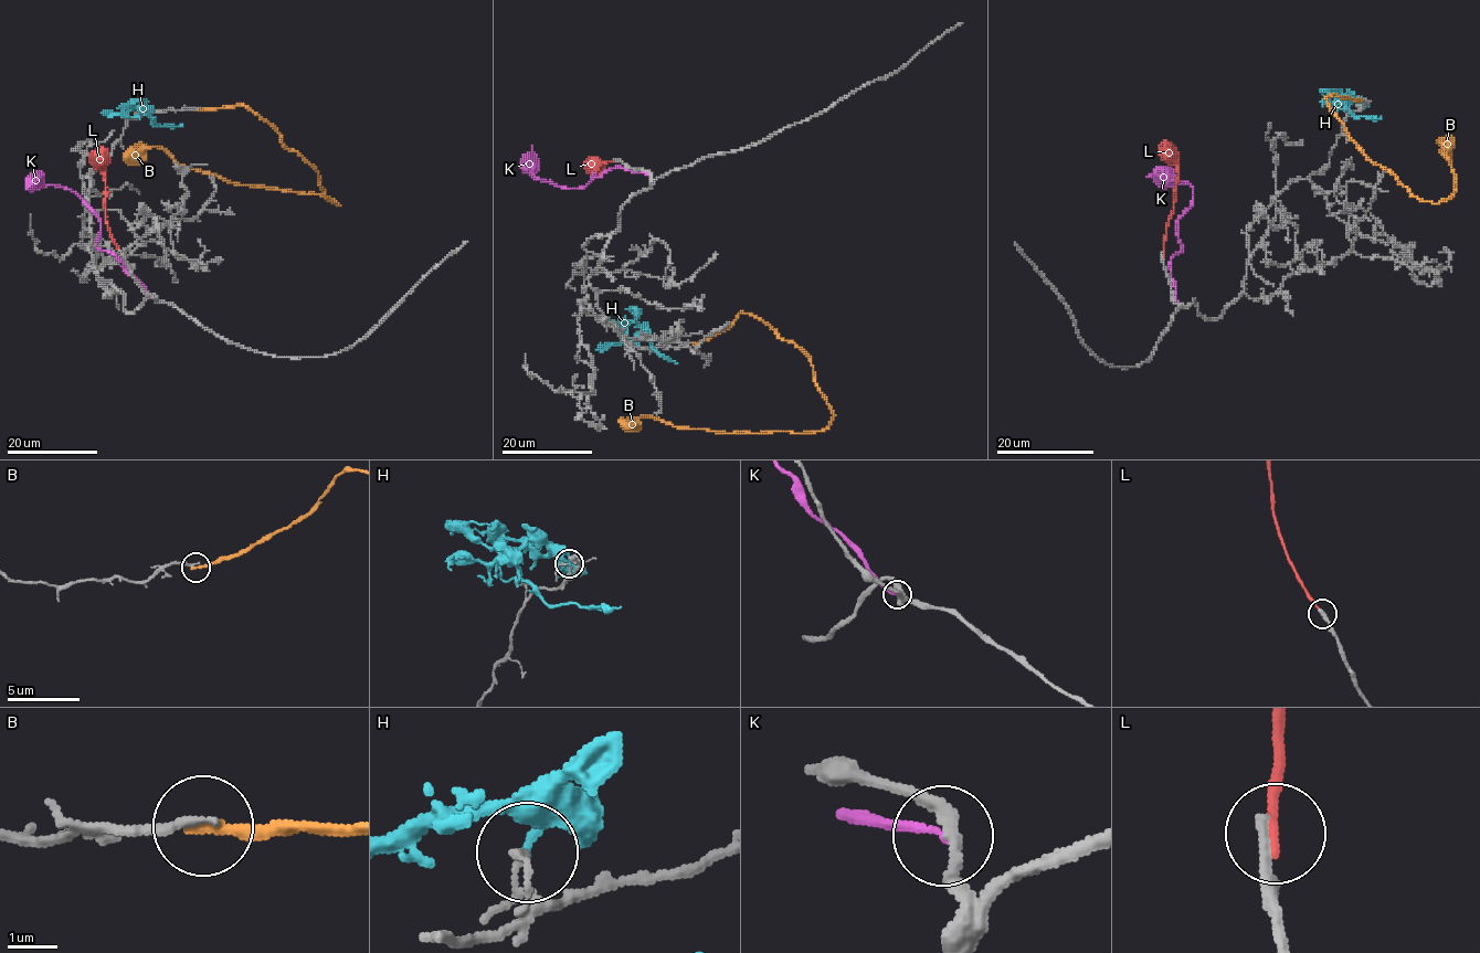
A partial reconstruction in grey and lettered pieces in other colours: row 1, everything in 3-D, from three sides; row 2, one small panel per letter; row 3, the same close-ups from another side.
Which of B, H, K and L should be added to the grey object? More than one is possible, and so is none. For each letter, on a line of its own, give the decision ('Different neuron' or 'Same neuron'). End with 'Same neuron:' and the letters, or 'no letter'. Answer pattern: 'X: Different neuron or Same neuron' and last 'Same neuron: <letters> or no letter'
B: Different neuron
H: Different neuron
K: Different neuron
L: Different neuron
Same neuron: no letter

